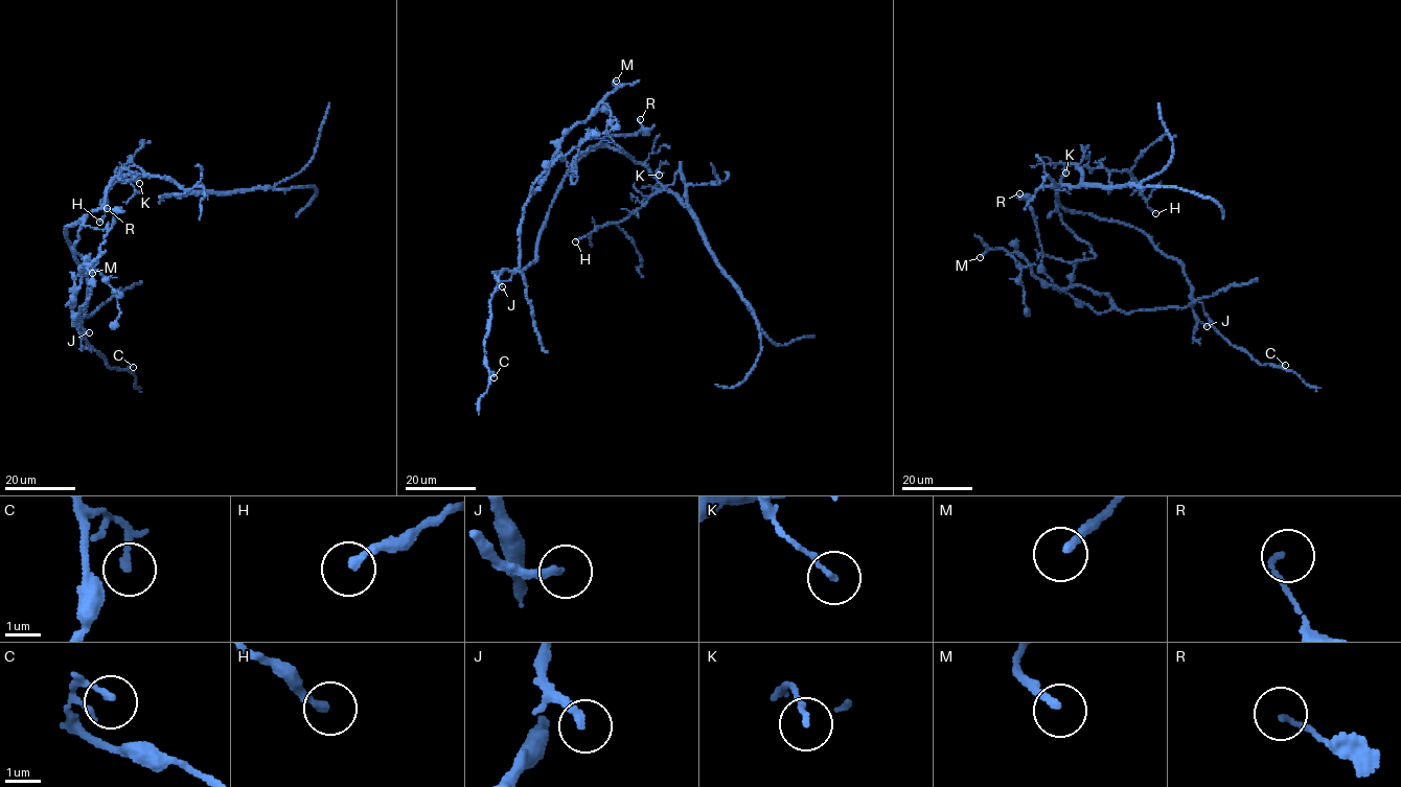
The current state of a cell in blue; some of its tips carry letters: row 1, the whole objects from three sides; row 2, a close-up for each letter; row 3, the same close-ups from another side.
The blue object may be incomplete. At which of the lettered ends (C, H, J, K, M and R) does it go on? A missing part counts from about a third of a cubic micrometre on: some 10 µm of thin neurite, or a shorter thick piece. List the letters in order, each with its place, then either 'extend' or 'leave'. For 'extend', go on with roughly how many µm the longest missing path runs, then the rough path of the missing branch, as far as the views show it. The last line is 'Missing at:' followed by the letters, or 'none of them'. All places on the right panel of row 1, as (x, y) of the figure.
C: place (1285, 365); leave
H: place (1155, 213); leave
J: place (1207, 326); leave
K: place (1065, 172); leave
M: place (980, 257); extend; missing 3 µm
R: place (1019, 193); leave
Missing at: M

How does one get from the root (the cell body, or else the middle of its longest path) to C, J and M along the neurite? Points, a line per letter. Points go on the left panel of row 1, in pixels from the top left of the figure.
C: (77, 253), (73, 247), (84, 218), (67, 226), (65, 234), (87, 275), (83, 328), (109, 367), (133, 367)
J: (77, 253), (84, 218), (67, 226), (65, 234), (87, 275), (78, 319), (89, 332)
M: (77, 253), (94, 272), (81, 272), (92, 271), (92, 287), (73, 325), (79, 272), (85, 264), (92, 273)

